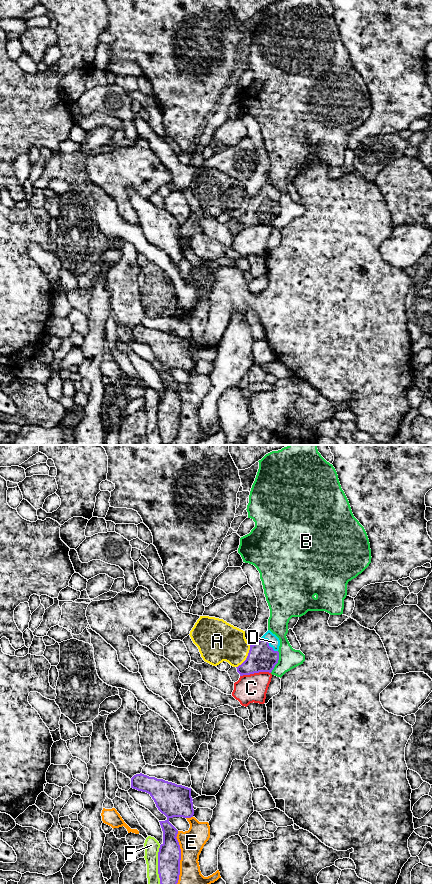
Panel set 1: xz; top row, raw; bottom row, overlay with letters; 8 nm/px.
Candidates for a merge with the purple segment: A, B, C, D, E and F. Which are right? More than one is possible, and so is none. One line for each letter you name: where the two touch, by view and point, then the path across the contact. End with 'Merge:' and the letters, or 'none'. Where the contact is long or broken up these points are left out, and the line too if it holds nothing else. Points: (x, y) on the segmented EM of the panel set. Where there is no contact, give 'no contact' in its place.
D: meets purple in xz at (268, 644); runs through xz (261, 658), (268, 644), (274, 642)
Merge: D

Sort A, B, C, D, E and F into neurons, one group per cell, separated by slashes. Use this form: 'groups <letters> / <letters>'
groups A / B / C / D / E / F

